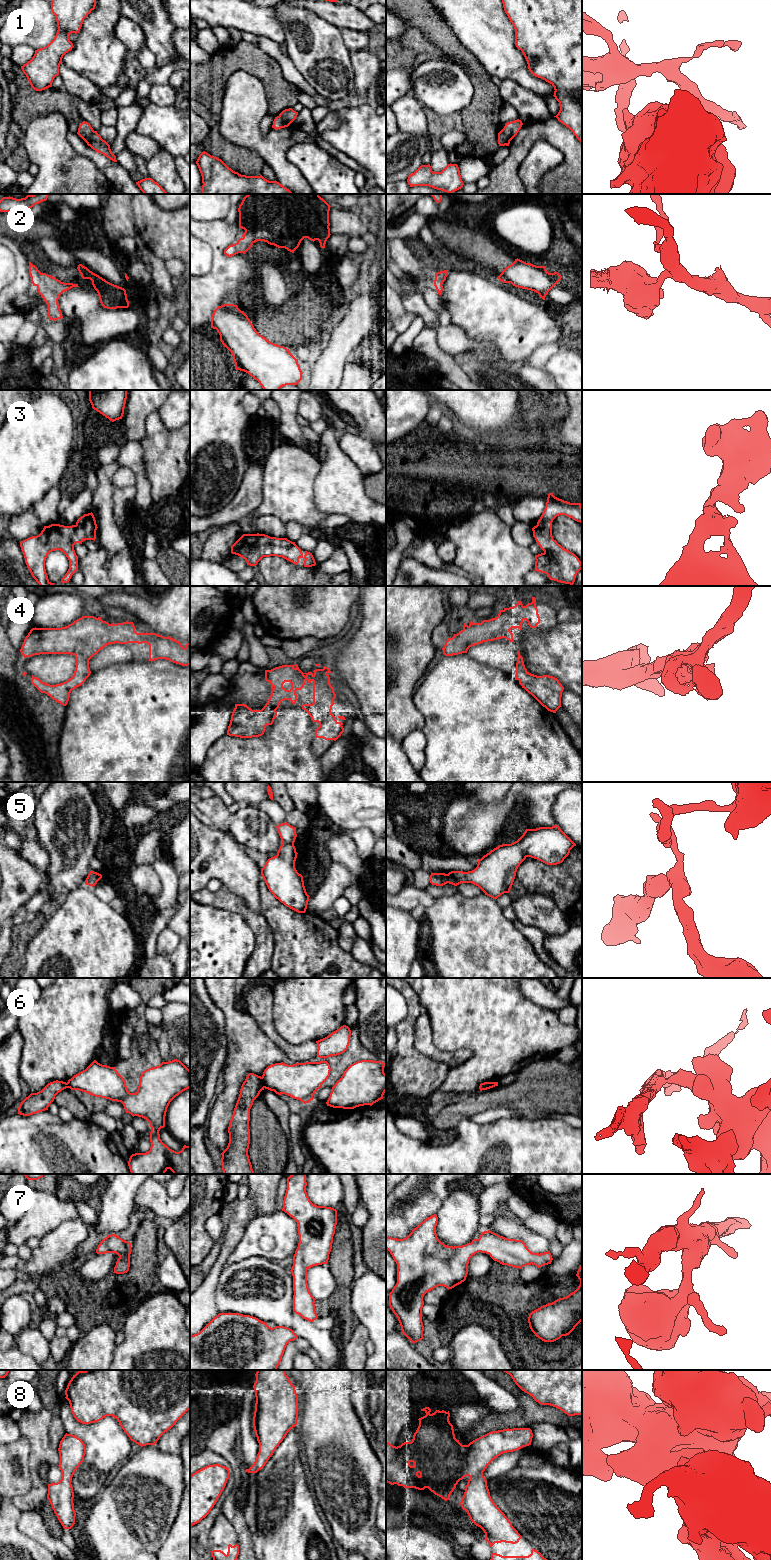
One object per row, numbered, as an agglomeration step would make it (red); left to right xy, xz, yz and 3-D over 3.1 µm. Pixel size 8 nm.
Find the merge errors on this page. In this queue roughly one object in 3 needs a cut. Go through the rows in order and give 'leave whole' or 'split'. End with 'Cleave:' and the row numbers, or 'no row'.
1: split
2: leave whole
3: leave whole
4: leave whole
5: split
6: split
7: leave whole
8: leave whole
Cleave: 1, 5, 6

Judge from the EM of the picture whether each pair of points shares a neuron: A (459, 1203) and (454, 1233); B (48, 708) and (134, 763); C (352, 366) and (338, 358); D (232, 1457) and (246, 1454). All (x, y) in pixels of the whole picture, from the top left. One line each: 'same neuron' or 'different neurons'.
A: same neuron
B: different neurons
C: different neurons
D: different neurons

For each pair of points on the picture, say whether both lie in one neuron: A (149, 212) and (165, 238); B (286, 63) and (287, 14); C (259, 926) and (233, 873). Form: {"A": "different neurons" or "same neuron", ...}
{"A": "same neuron", "B": "different neurons", "C": "different neurons"}

